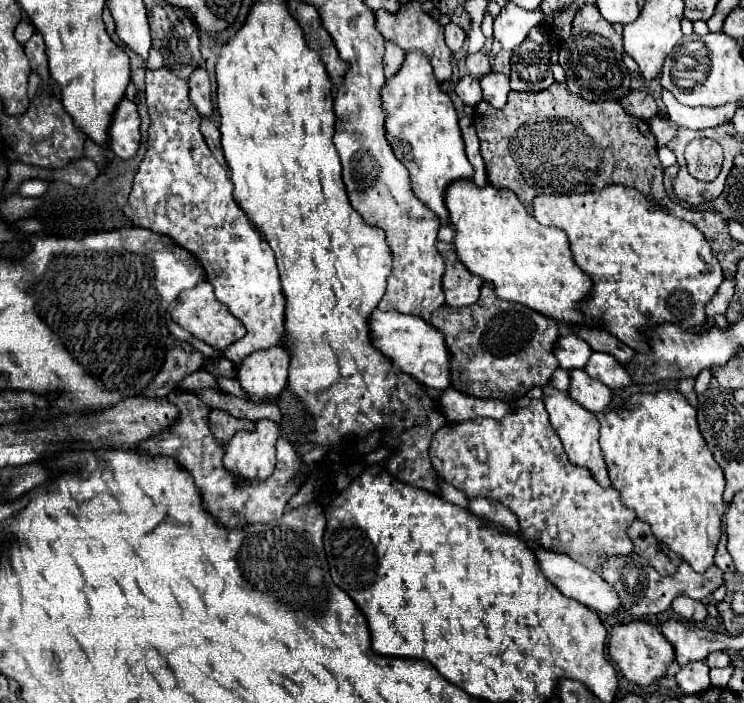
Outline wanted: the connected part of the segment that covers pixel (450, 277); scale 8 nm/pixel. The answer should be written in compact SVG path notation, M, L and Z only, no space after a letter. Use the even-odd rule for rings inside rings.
M454 252L444 256L444 262L446 262L446 272L442 278L442 286L446 294L446 304L456 308L474 304L480 296L480 286L484 280L470 274Z

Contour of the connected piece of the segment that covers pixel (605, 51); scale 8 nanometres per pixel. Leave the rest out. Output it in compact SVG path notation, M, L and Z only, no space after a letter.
M584 4L572 22L572 36L560 48L560 66L566 72L568 88L590 102L620 100L630 92L630 72L622 62L622 36L614 32L612 24L602 18L596 4Z

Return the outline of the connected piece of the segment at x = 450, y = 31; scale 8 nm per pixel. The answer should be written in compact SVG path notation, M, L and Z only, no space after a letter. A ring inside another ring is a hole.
M450 22L446 26L446 44L448 44L448 48L452 52L458 52L464 42L466 42L466 32L462 28L458 28L454 22Z

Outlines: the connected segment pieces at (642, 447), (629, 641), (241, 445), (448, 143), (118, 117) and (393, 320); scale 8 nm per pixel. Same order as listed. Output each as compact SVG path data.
M662 390L656 394L638 394L636 404L610 408L602 418L600 428L602 456L608 464L612 486L622 494L622 502L636 512L636 516L652 526L658 540L680 554L696 572L706 572L714 564L716 546L720 540L720 522L724 516L724 476L714 460L706 440L696 422L696 408L676 390Z
M632 620L628 624L616 624L612 628L608 642L608 656L630 682L638 686L648 686L656 678L662 678L666 674L668 664L674 660L674 648L662 636L660 628L644 620Z
M258 420L252 432L240 430L226 444L224 466L242 480L264 480L276 464L276 440L280 426L272 420Z
M418 50L408 52L402 68L382 86L380 100L382 108L386 108L386 138L396 158L410 172L414 194L442 220L442 224L450 224L444 206L444 190L458 178L472 178L474 168L464 154L458 114L450 96L434 78L428 58Z
M122 98L118 102L118 112L114 112L110 126L110 150L118 158L132 158L140 146L140 116L136 104L132 100Z
M374 310L368 320L370 326L370 340L376 350L380 350L396 368L414 376L422 384L430 388L444 390L450 386L450 356L444 342L444 336L434 330L434 326L426 324L418 316L406 316L402 312L382 312Z

